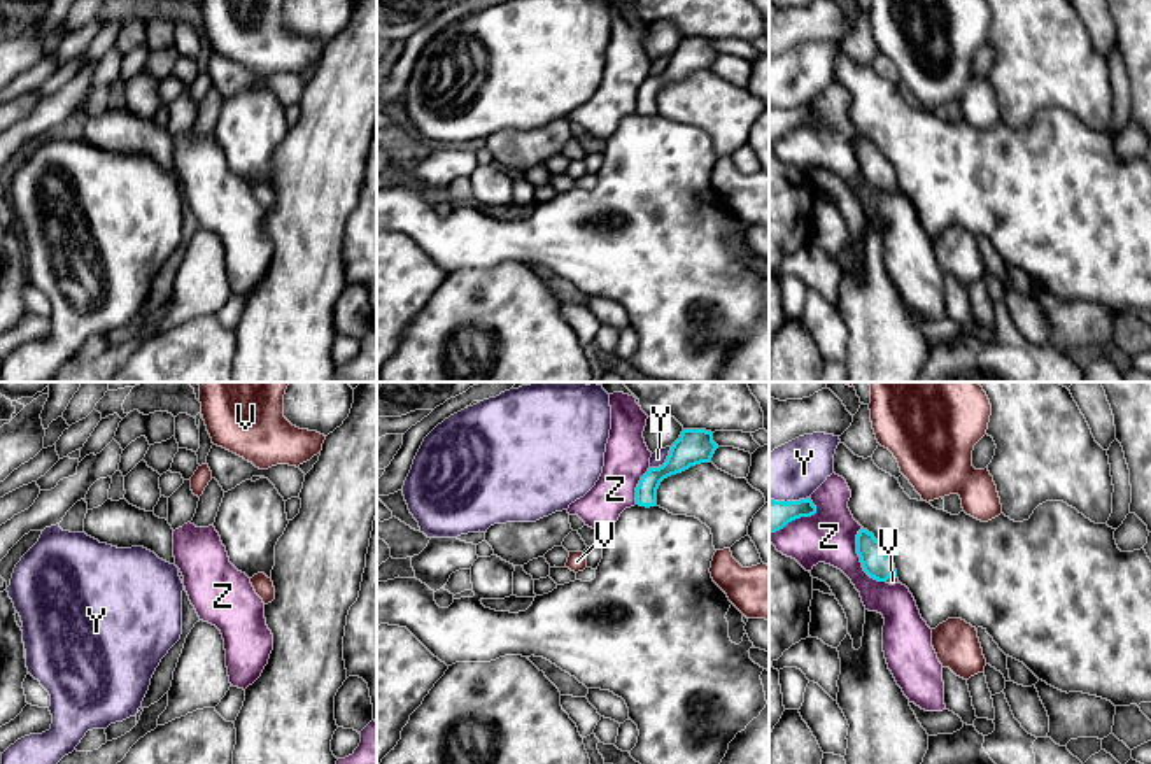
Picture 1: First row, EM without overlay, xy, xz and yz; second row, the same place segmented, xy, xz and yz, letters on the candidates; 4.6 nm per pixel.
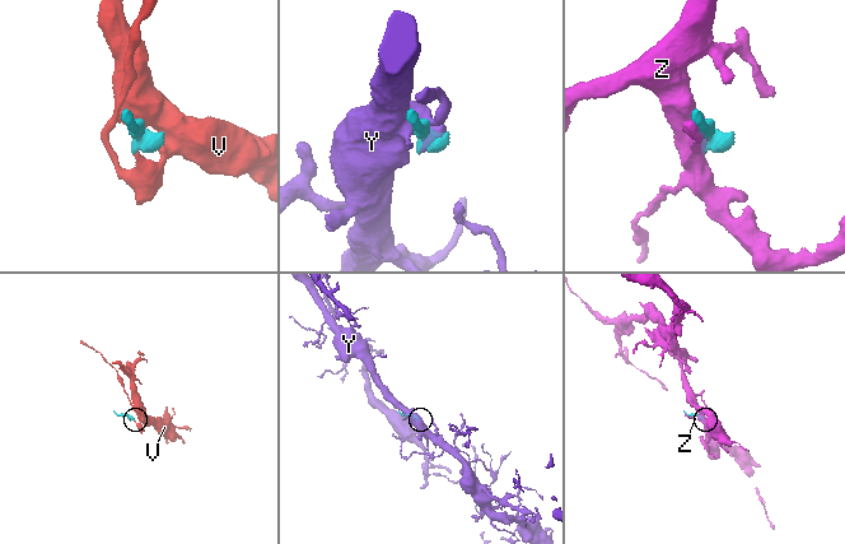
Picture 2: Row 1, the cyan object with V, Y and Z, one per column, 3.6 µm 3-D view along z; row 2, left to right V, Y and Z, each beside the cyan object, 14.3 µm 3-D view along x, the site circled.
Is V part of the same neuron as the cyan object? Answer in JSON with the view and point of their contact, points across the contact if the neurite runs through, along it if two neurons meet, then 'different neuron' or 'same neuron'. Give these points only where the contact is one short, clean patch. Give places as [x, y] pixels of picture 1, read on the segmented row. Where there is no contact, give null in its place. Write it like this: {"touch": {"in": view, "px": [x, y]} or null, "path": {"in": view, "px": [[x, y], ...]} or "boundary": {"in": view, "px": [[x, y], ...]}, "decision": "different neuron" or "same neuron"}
{"touch": {"in": "yz", "px": [890, 575]}, "path": {"in": "yz", "px": [[876, 563], [890, 575], [892, 580]]}, "decision": "same neuron"}

